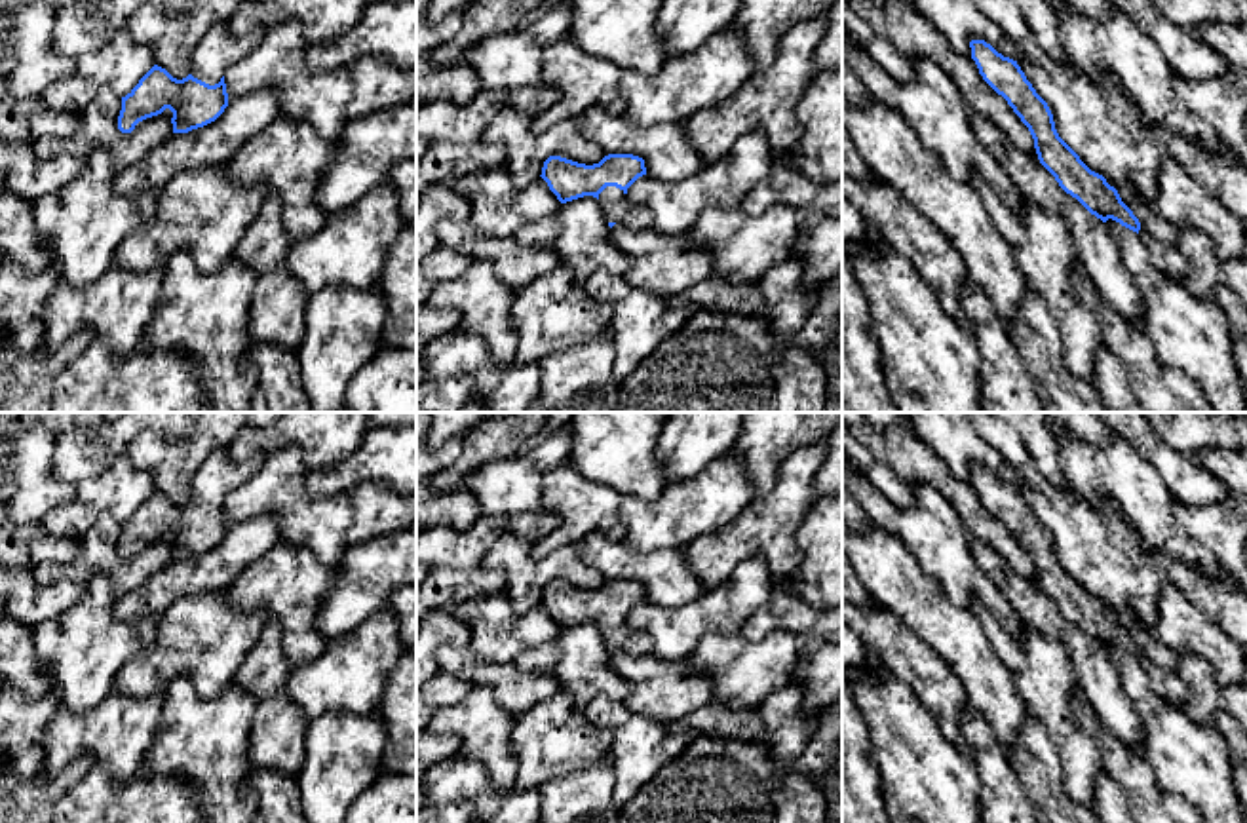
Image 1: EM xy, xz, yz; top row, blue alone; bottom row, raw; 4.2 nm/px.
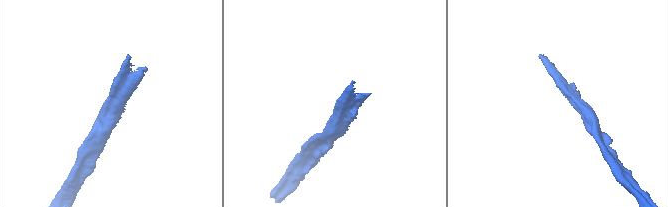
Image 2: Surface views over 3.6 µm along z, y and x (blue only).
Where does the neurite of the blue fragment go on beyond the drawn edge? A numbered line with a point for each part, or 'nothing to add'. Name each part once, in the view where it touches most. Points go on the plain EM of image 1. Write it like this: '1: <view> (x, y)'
1: xy (219, 476)

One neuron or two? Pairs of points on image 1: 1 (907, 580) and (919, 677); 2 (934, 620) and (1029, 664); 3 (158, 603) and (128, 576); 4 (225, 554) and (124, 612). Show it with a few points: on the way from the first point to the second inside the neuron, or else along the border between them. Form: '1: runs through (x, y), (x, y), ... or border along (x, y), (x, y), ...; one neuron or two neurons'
1: border along (877, 605), (892, 611), (945, 662); two neurons
2: border along (968, 609), (1016, 685); two neurons
3: border along (172, 557), (139, 586), (116, 599); two neurons
4: runs through (200, 573), (170, 582), (149, 599); one neuron

